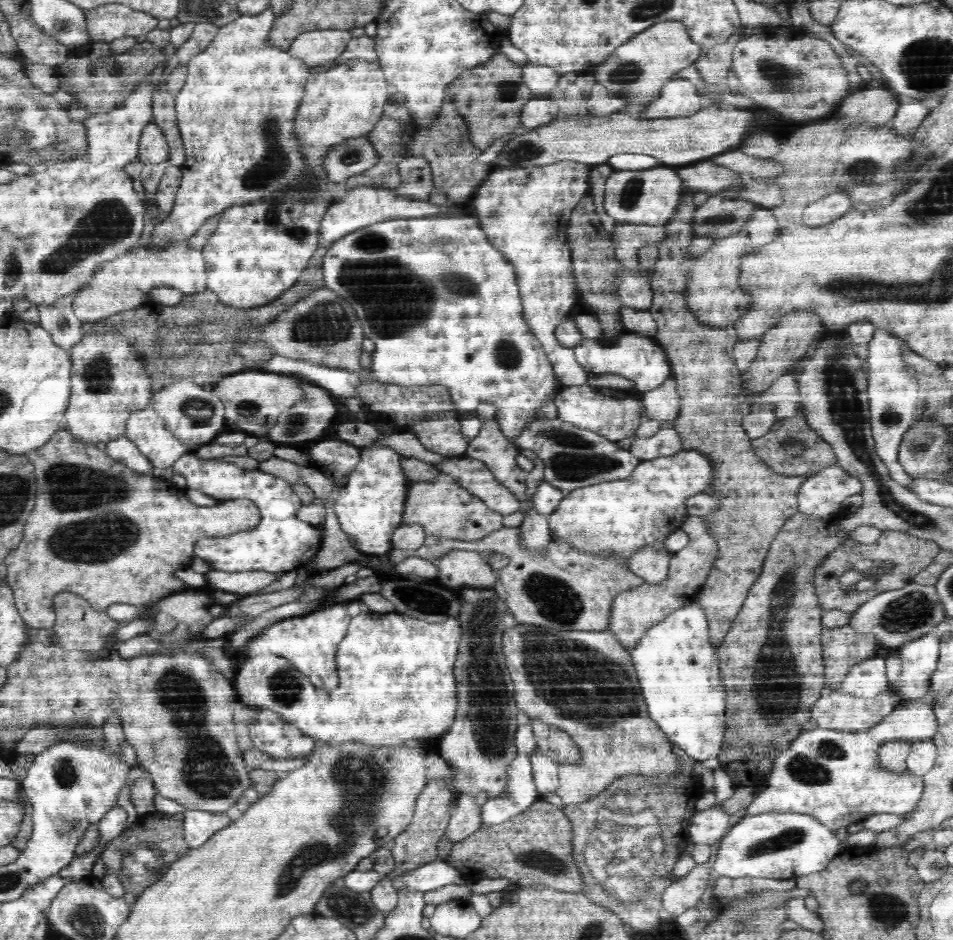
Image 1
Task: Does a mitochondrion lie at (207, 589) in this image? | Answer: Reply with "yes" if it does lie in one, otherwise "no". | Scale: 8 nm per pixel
no

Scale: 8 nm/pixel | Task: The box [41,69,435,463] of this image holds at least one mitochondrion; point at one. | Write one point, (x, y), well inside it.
(275, 165)

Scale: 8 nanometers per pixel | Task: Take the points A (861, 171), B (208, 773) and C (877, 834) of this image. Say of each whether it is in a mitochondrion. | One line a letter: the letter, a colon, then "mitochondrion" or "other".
A: mitochondrion
B: mitochondrion
C: other

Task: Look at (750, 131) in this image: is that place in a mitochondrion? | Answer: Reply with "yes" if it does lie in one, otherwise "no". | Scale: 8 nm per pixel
no

